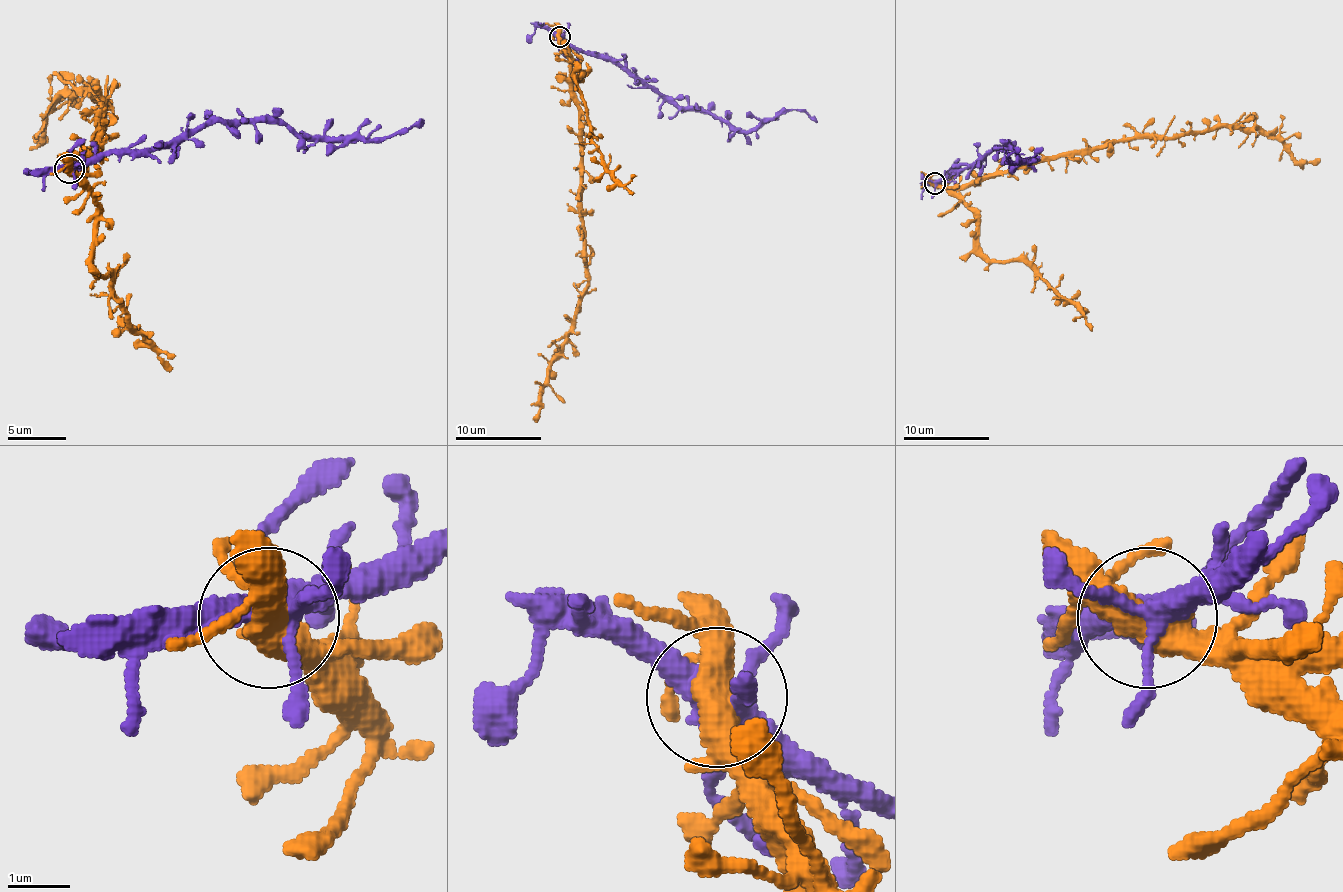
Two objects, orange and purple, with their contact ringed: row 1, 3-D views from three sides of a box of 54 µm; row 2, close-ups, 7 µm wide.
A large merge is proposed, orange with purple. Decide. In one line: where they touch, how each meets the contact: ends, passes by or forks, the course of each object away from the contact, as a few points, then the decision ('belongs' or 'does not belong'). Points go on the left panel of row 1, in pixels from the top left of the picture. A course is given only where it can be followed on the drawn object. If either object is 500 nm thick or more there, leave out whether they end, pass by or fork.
at (69, 169); orange forks there; purple forks there; orange runs (68, 168), (83, 171), (95, 150), (107, 103), (92, 91), (65, 91), (42, 138), (36, 135); purple runs (68, 168), (104, 153), (177, 144), (215, 121), (277, 121), (321, 138), (374, 138), (424, 121); belongs

